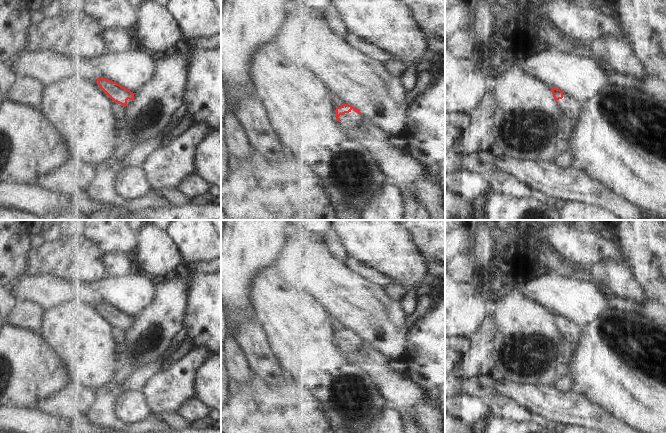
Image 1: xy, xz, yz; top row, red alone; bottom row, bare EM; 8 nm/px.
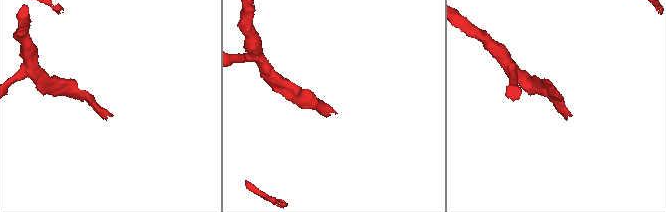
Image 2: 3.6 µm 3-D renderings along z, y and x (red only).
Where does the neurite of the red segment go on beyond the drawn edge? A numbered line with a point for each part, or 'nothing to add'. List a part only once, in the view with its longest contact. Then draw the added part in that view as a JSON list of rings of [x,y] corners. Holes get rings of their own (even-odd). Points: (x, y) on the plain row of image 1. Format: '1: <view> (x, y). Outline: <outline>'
1: xz (350, 343). Outline: [[[353,333],[349,337],[339,340],[340,347],[346,352],[363,347],[364,342],[363,338],[358,338]]]

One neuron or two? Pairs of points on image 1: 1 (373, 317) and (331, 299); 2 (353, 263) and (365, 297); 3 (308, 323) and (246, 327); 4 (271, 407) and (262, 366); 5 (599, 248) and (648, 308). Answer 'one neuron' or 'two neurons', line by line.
1: one neuron
2: two neurons
3: two neurons
4: two neurons
5: two neurons

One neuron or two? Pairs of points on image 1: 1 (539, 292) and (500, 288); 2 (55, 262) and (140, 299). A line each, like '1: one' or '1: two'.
1: one
2: two

